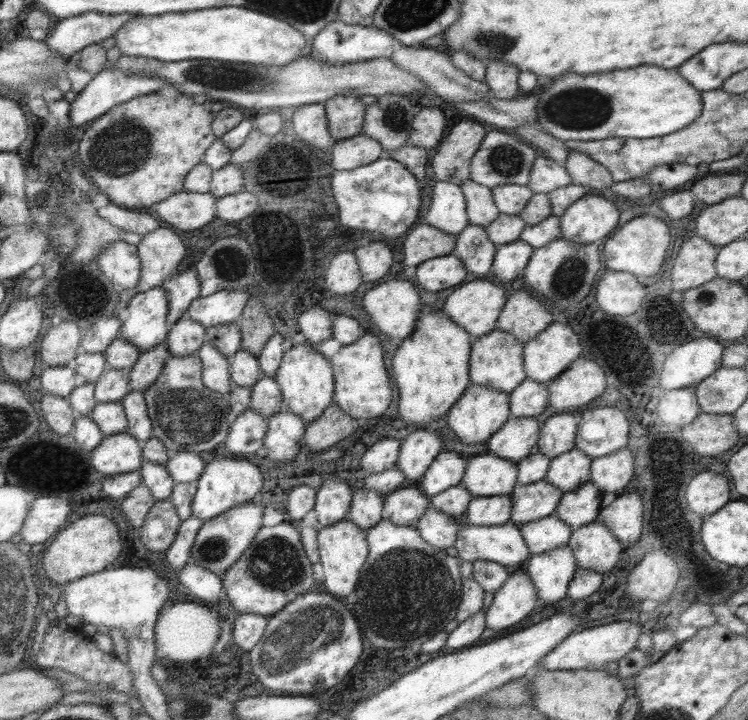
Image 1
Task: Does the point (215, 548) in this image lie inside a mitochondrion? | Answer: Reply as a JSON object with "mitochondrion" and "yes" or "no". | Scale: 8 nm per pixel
{"mitochondrion":"yes"}

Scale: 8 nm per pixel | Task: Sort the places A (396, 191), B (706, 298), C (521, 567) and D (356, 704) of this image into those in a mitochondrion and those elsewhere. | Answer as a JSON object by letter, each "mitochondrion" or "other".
{"A":"other","B":"mitochondrion","C":"other","D":"other"}

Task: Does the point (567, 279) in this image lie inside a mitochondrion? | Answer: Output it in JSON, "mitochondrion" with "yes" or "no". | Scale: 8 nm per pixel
{"mitochondrion":"yes"}

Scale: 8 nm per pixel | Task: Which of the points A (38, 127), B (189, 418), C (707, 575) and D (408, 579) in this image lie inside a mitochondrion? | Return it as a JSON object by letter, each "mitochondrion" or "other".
{"A":"other","B":"mitochondrion","C":"other","D":"mitochondrion"}

